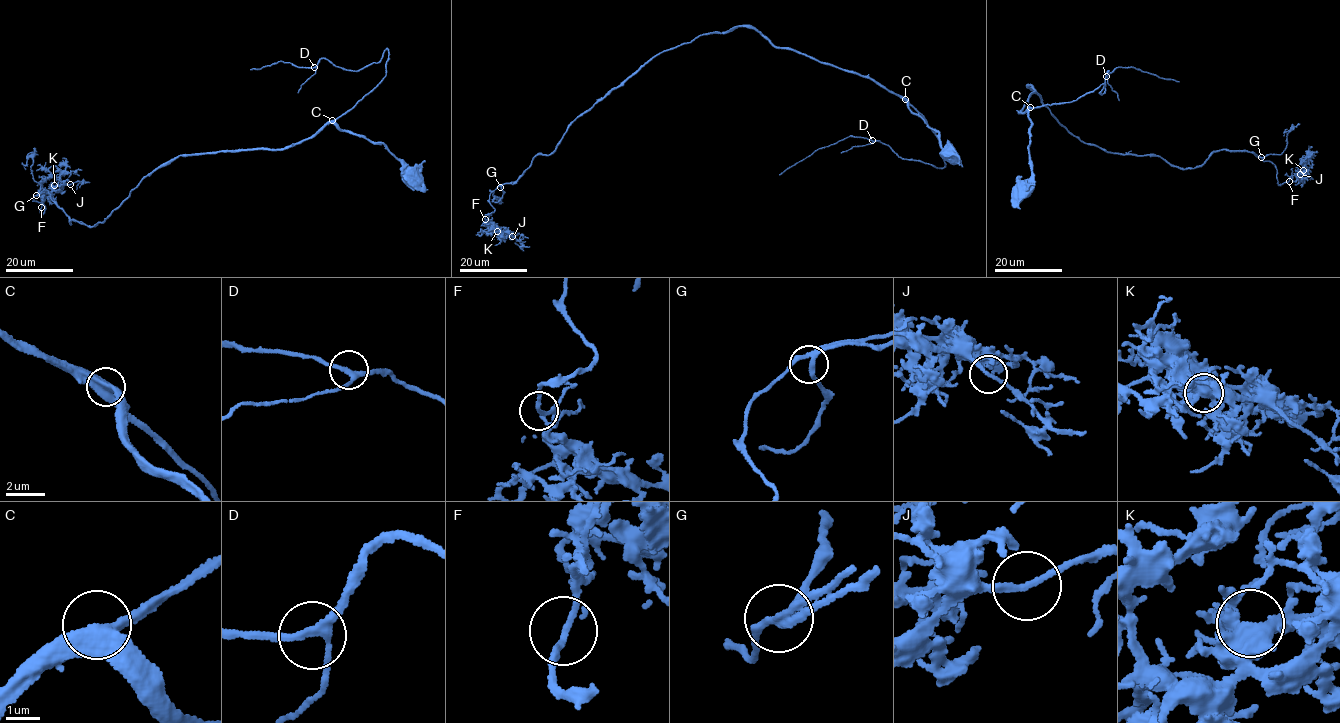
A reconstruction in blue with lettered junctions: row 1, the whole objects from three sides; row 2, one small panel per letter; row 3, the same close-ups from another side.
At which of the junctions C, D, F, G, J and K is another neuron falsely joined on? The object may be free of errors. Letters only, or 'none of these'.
none of these

